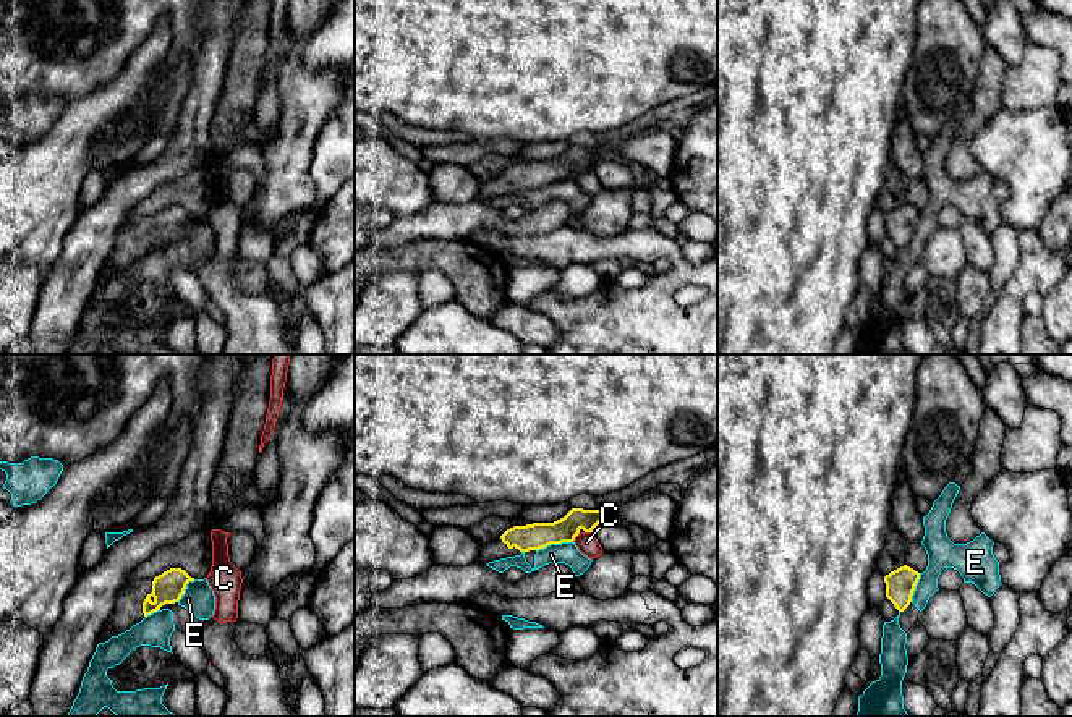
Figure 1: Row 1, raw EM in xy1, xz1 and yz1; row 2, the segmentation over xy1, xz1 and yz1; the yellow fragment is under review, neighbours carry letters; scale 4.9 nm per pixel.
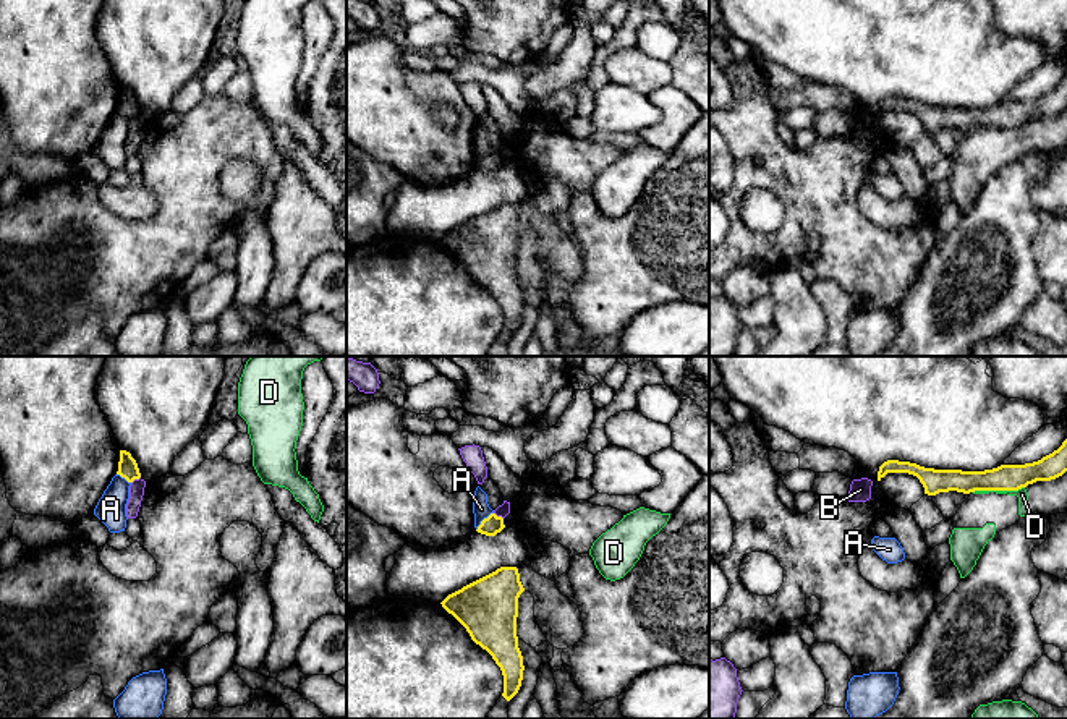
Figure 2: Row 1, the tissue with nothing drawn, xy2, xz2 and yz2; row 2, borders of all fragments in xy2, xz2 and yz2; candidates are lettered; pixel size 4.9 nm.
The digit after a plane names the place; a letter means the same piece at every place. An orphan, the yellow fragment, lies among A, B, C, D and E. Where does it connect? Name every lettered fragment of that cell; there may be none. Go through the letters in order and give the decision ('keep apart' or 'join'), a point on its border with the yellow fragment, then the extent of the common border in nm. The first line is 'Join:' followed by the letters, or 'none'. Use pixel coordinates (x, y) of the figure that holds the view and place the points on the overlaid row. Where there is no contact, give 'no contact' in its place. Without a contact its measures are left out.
Join: none
A: keep apart; meets yellow in xz2 at (483, 520); contact 130 nm long
B: keep apart; meets yellow in xy2 at (135, 478); contact 60 nm long
C: keep apart; meets yellow in xz1 at (575, 536); contact 60 nm long
D: keep apart; meets yellow in yz2 at (998, 489); contact 260 nm long
E: keep apart; meets yellow in xz1 at (554, 543); contact 190 nm long

